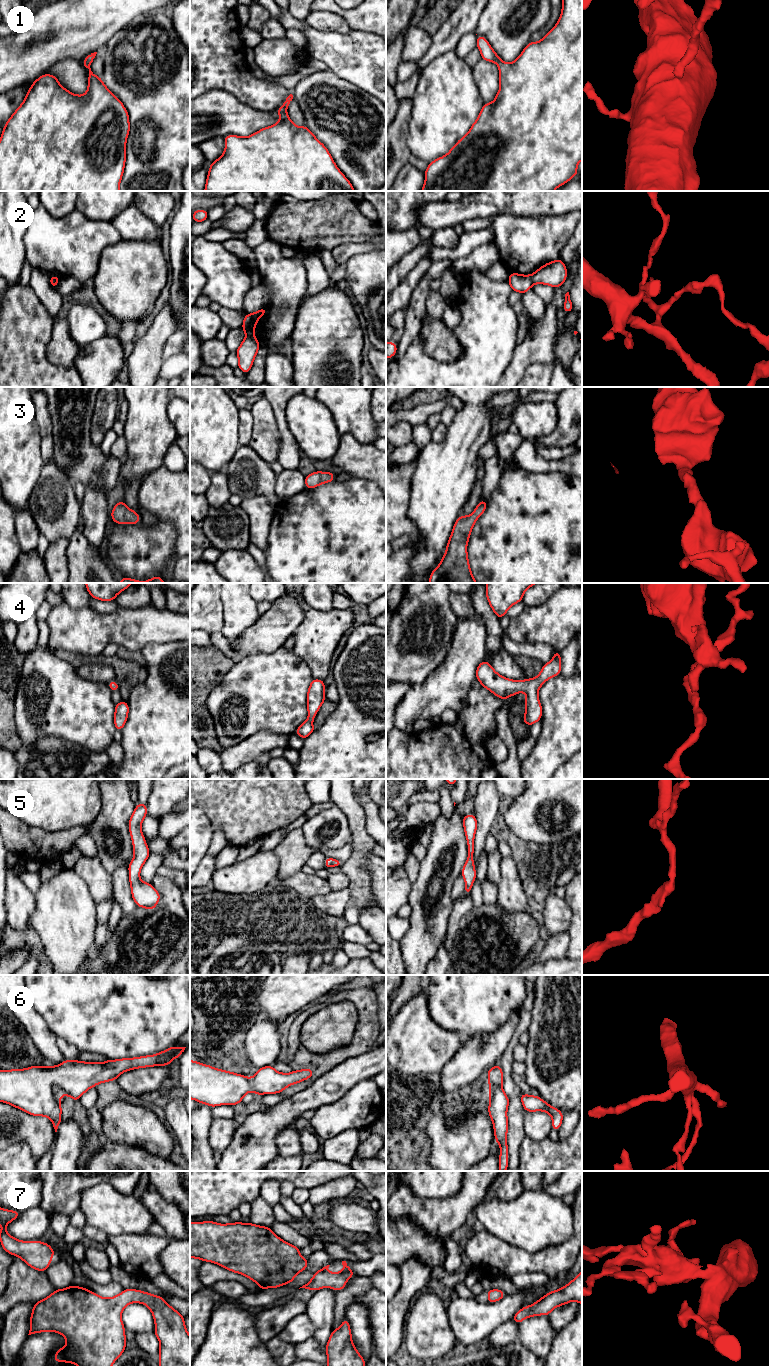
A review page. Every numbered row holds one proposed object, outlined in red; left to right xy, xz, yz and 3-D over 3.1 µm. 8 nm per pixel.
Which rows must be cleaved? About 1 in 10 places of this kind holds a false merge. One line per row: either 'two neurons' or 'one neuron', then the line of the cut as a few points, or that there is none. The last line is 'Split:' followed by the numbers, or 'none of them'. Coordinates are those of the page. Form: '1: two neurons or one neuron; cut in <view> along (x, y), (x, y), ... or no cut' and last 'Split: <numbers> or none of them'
1: one neuron; no cut
2: two neurons; cut in yz along (530, 275), (530, 279), (534, 283)
3: one neuron; no cut
4: one neuron; no cut
5: one neuron; no cut
6: one neuron; no cut
7: one neuron; no cut
Split: 2

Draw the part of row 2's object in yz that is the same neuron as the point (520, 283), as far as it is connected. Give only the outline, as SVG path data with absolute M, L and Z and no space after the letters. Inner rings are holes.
M510 273L508 282L513 291L525 294L533 286L531 275L521 275L519 273Z

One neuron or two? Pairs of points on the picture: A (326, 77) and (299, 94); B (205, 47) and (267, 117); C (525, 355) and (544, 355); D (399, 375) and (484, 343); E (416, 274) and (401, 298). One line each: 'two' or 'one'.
A: one
B: two
C: one
D: one
E: one

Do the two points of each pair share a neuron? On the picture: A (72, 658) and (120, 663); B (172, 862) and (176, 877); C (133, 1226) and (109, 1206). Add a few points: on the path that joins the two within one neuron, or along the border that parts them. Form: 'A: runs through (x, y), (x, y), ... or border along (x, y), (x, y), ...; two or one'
A: runs through (84, 659), (108, 660); one
B: border along (163, 863), (179, 870); two
C: runs through (127, 1220), (121, 1214), (115, 1212); one

